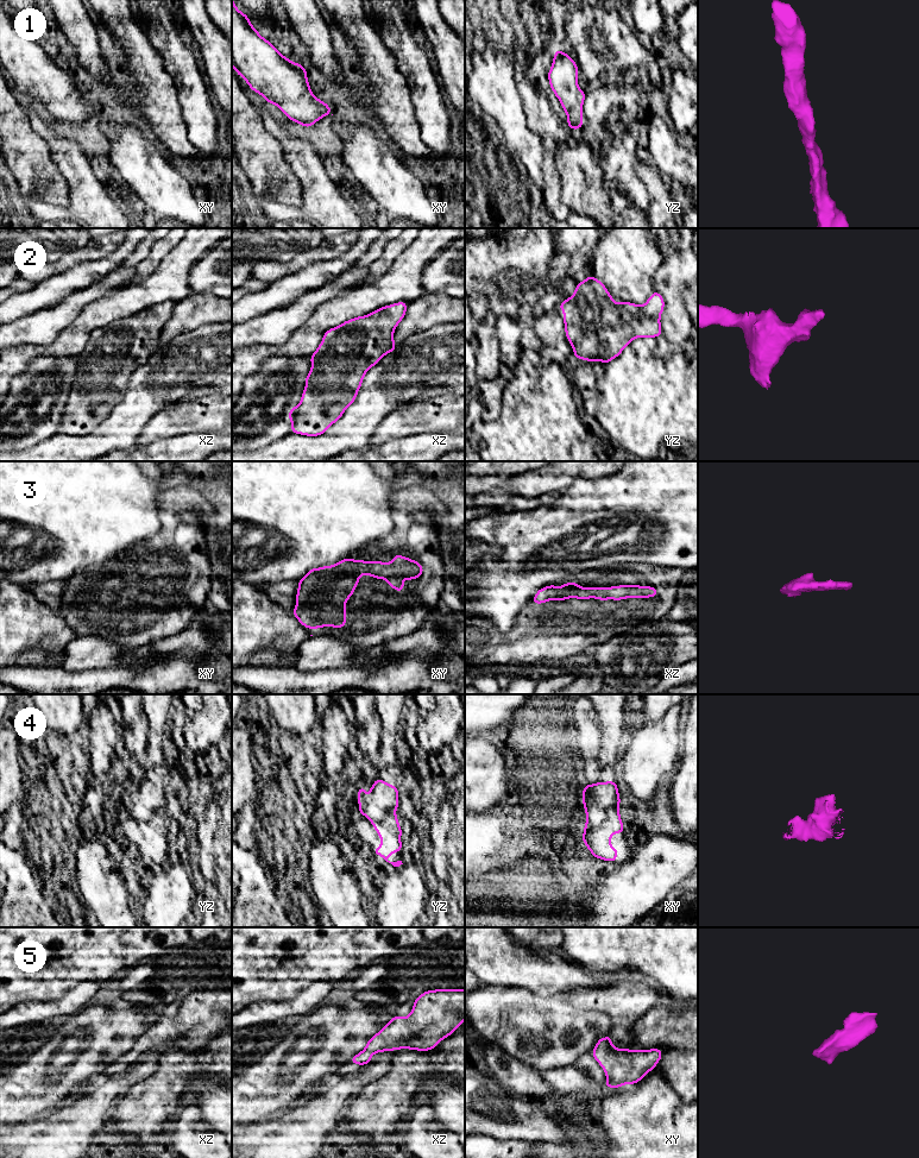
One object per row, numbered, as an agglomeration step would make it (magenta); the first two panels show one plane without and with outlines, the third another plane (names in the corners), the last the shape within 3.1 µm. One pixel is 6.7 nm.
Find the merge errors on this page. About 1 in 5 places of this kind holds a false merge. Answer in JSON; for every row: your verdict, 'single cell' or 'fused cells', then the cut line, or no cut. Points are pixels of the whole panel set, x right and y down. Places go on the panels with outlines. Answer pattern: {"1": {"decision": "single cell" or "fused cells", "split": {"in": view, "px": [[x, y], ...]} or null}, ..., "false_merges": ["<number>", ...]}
{"1": {"decision": "single cell", "split": null}, "2": {"decision": "single cell", "split": null}, "3": {"decision": "single cell", "split": null}, "4": {"decision": "fused cells", "split": {"in": "xy", "px": [[617, 806], [608, 811], [600, 824], [593, 828], [585, 828]]}}, "5": {"decision": "single cell", "split": null}, "false_merges": ["4"]}

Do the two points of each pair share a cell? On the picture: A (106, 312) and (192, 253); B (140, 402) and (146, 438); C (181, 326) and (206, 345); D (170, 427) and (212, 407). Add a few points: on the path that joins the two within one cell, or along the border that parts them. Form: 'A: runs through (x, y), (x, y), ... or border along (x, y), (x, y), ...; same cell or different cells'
A: runs through (127, 301), (153, 290), (170, 274); same cell
B: border along (164, 408), (144, 427), (137, 446); different cells
C: border along (215, 322), (201, 325), (188, 331), (167, 345); different cells
D: runs through (181, 419), (195, 416), (201, 411); same cell

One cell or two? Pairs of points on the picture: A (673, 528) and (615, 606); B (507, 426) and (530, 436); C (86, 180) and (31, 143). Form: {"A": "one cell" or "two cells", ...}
{"A": "two cells", "B": "one cell", "C": "two cells"}

